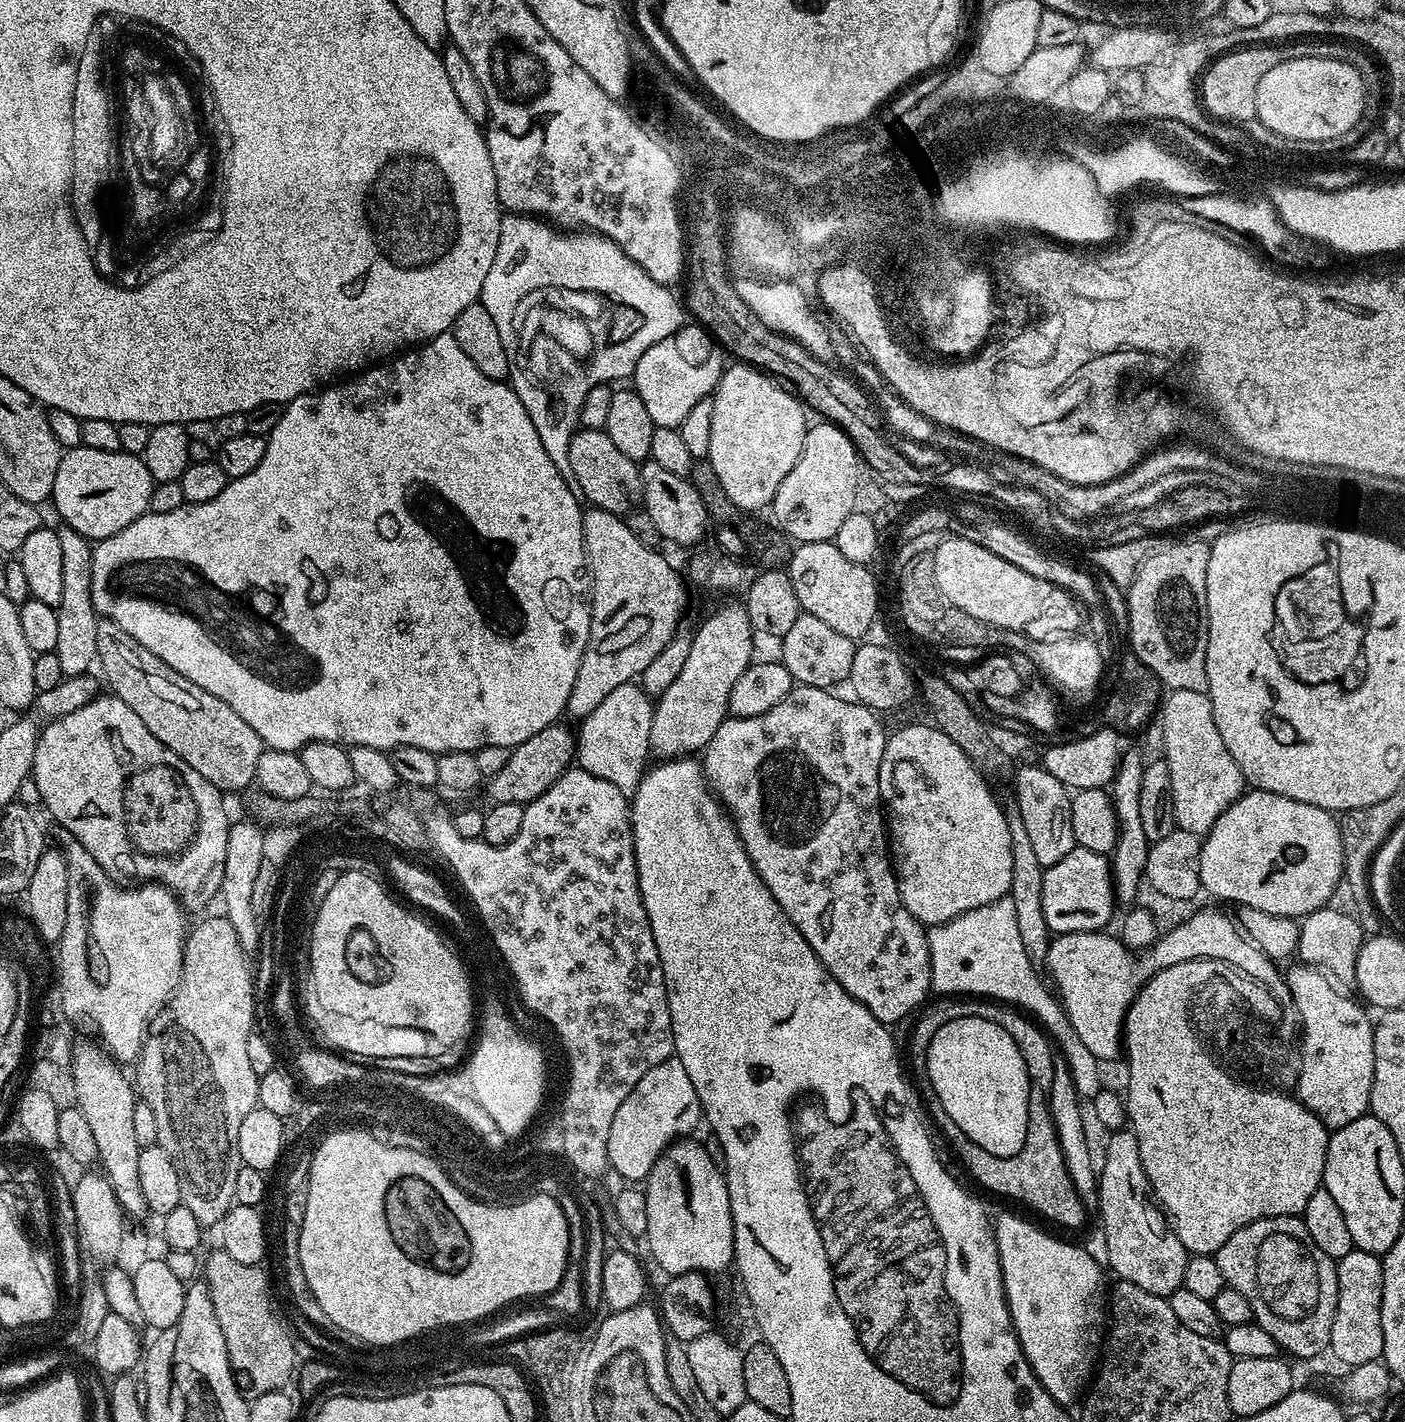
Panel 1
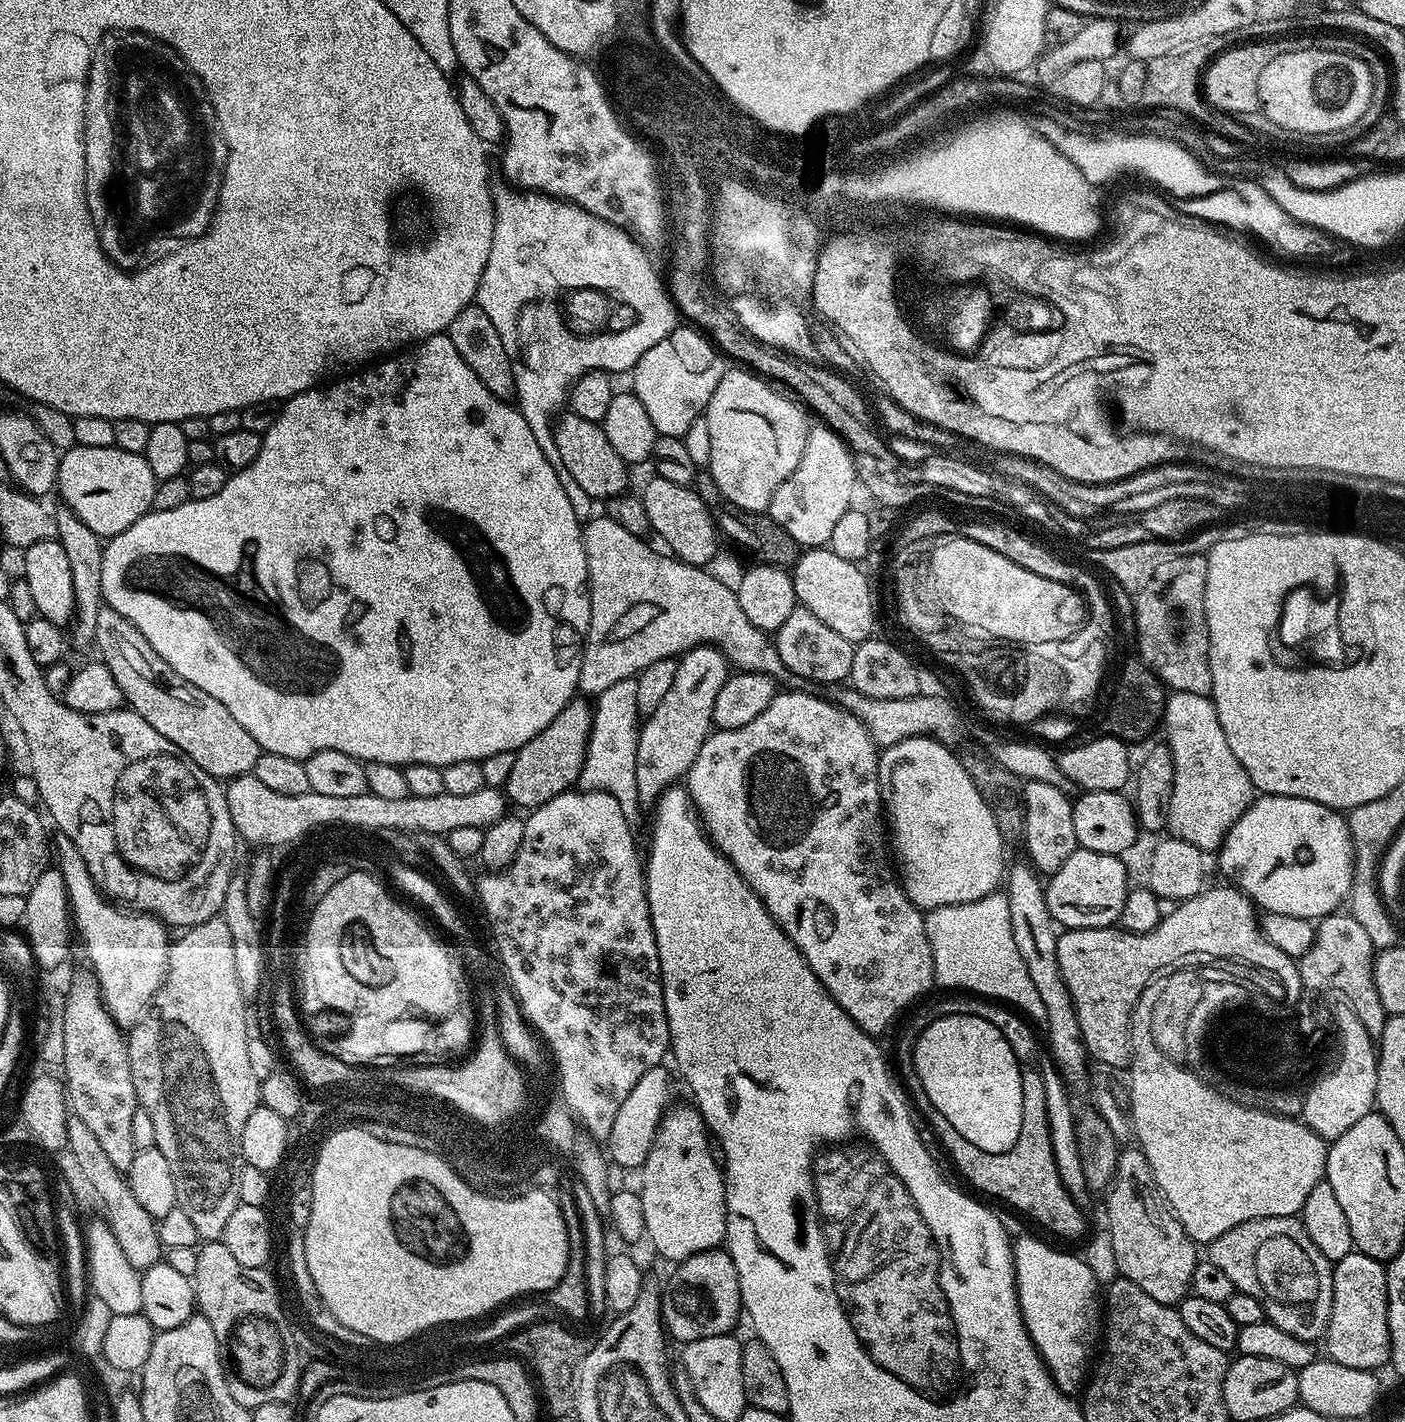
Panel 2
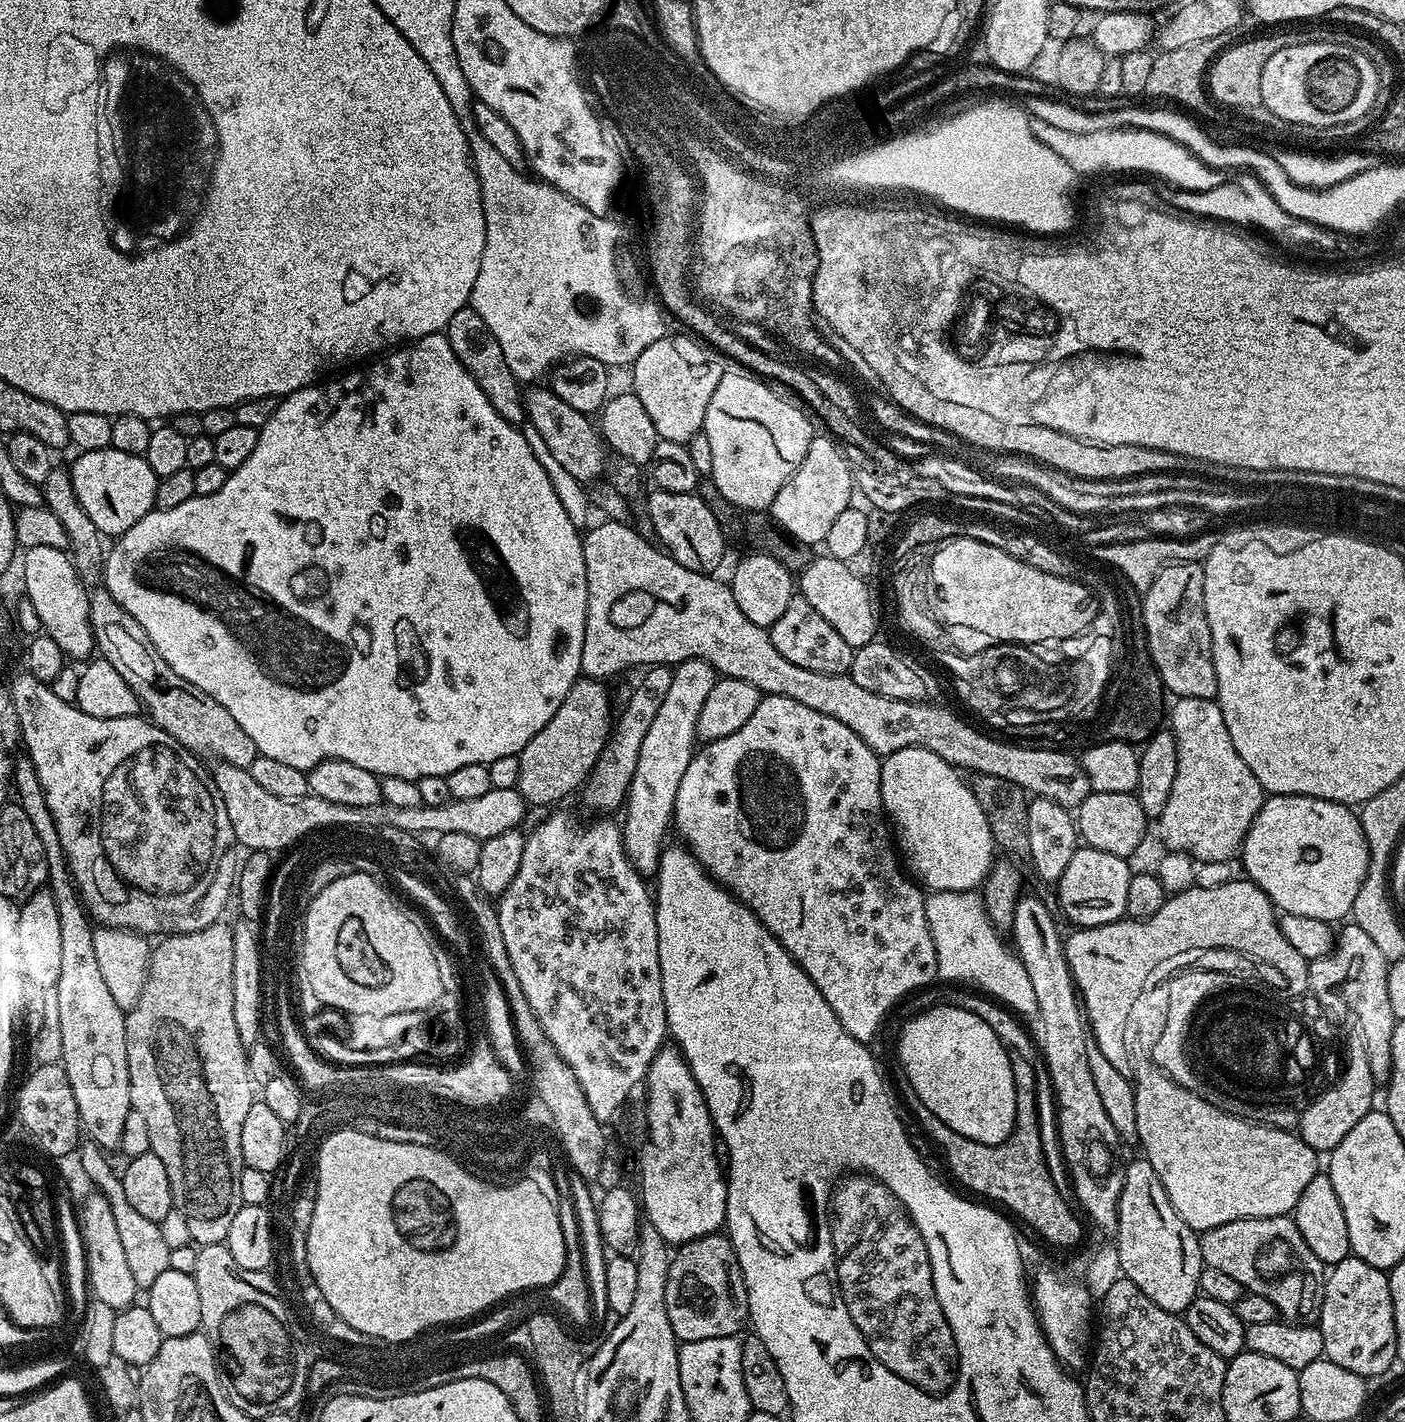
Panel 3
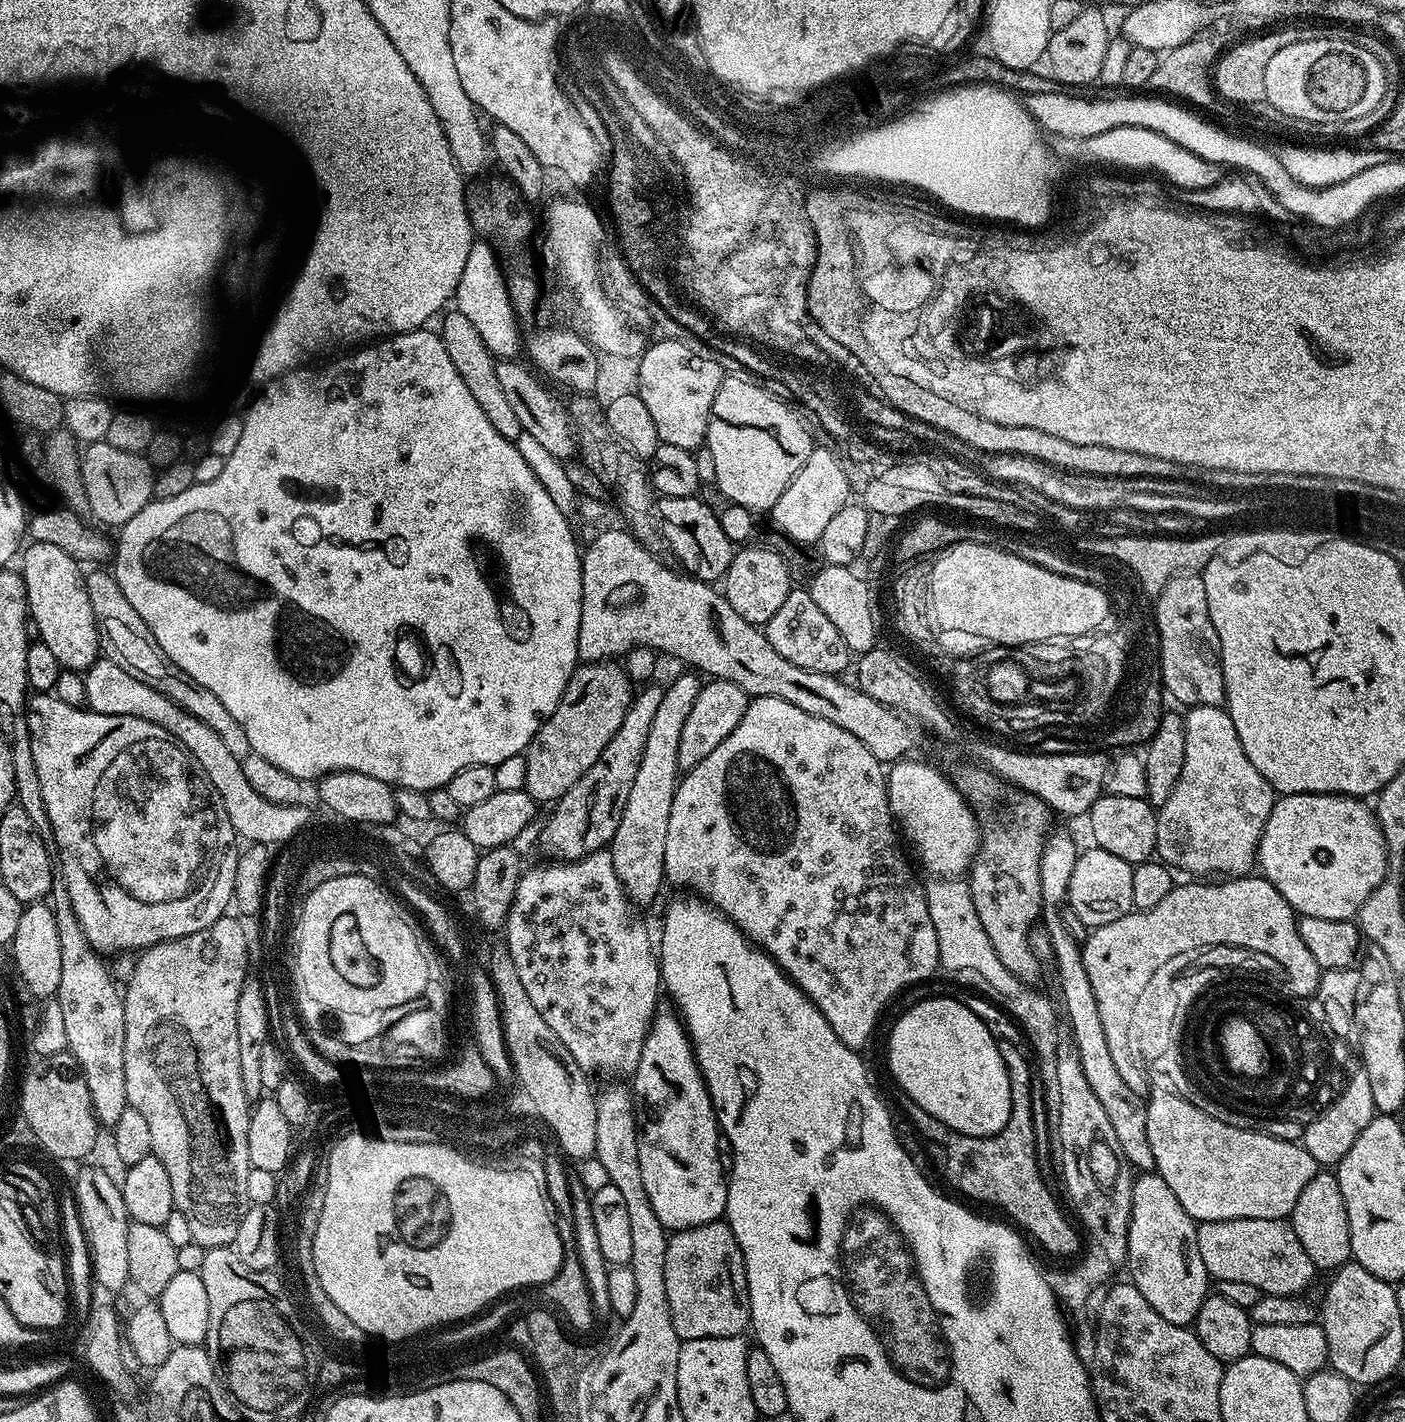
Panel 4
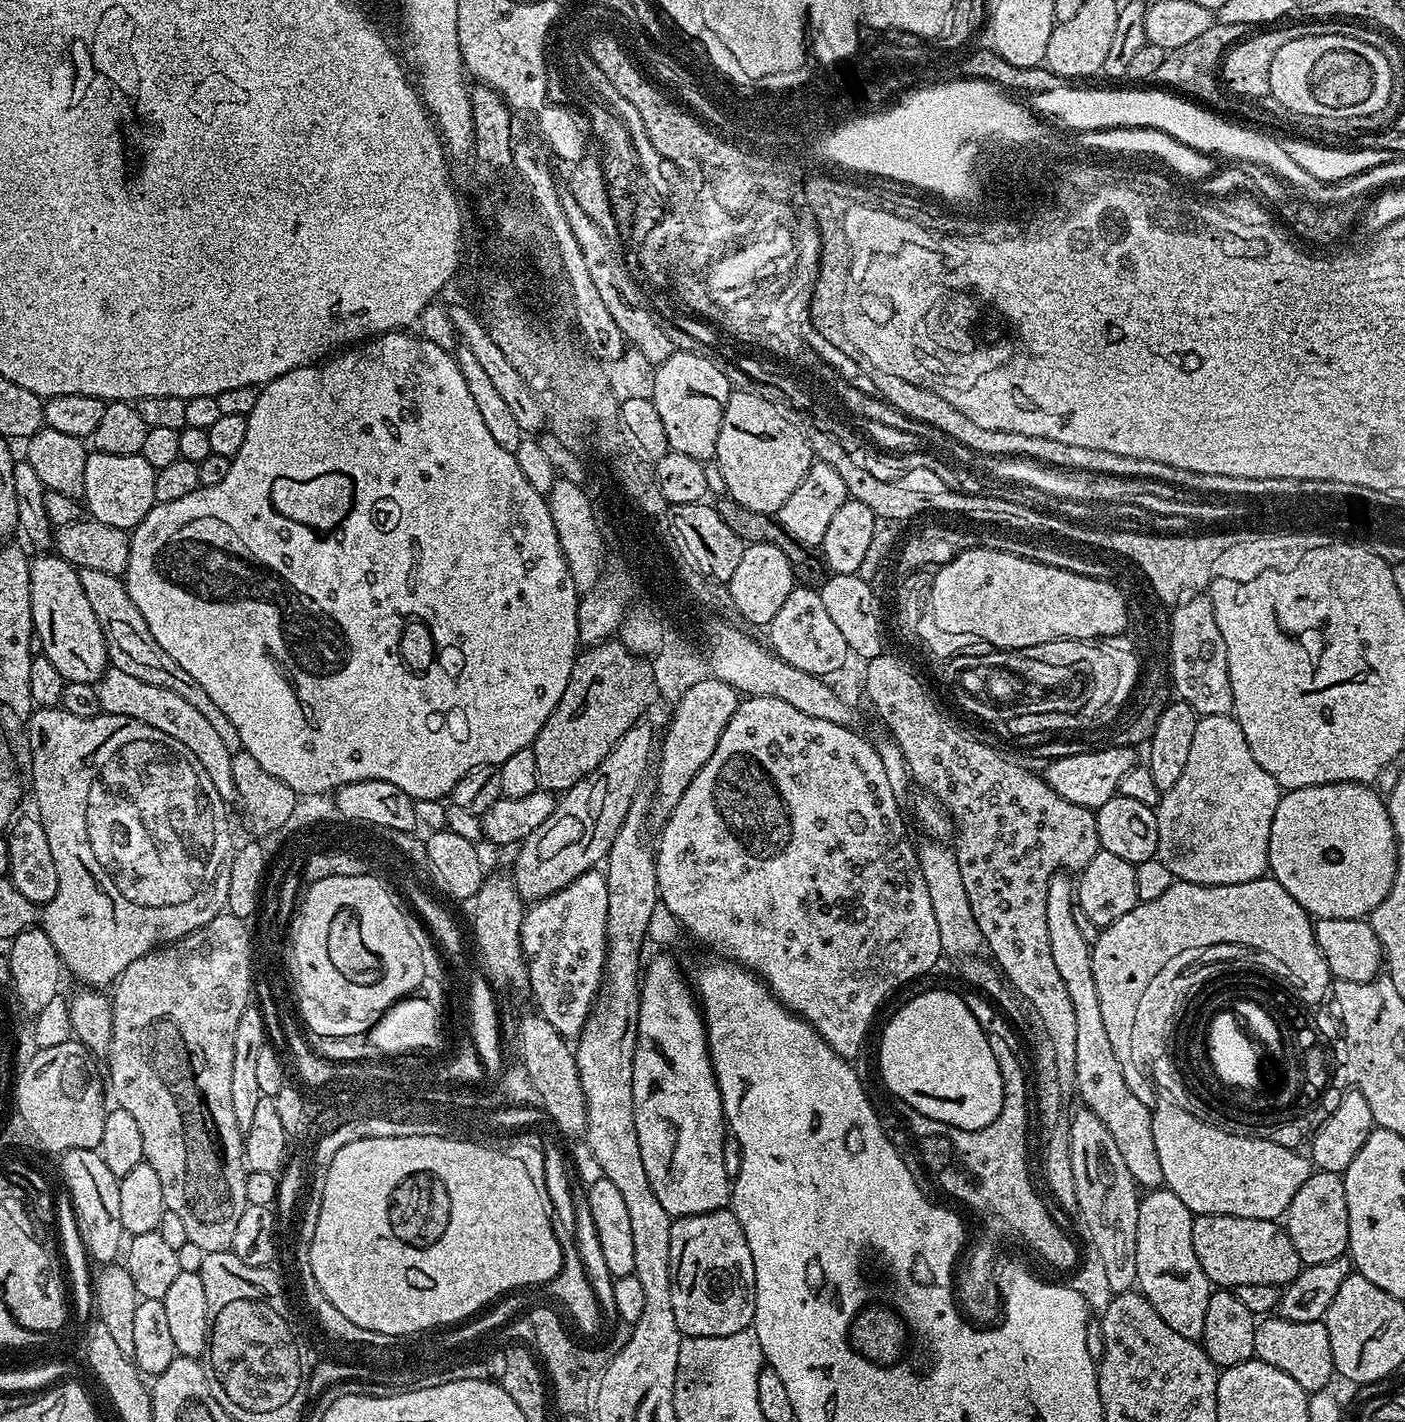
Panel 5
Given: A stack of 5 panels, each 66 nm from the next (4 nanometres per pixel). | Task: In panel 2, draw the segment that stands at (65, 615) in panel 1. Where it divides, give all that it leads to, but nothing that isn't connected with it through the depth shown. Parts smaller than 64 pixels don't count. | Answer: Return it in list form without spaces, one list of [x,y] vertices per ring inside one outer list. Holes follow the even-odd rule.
[[[66,506],[55,509],[56,539],[60,541],[62,550],[66,550],[66,558],[70,561],[71,585],[74,588],[74,606],[76,611],[70,624],[70,644],[75,648],[91,649],[96,643],[94,625],[98,620],[98,610],[102,607],[104,595],[102,594],[102,558],[104,557],[104,544],[102,537],[94,534],[74,510]]]

